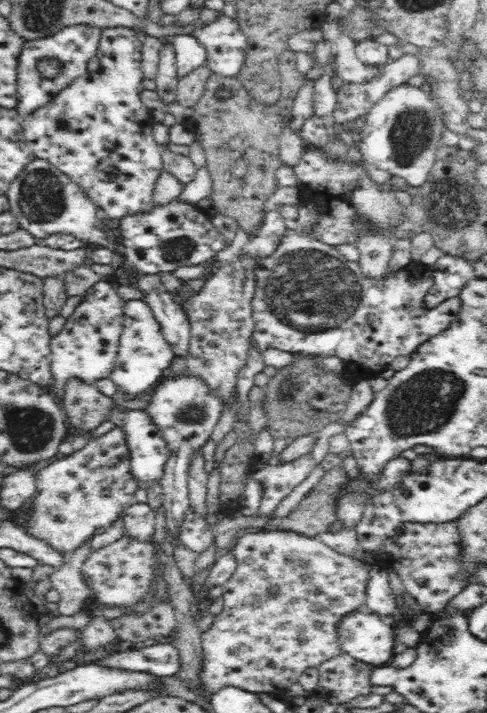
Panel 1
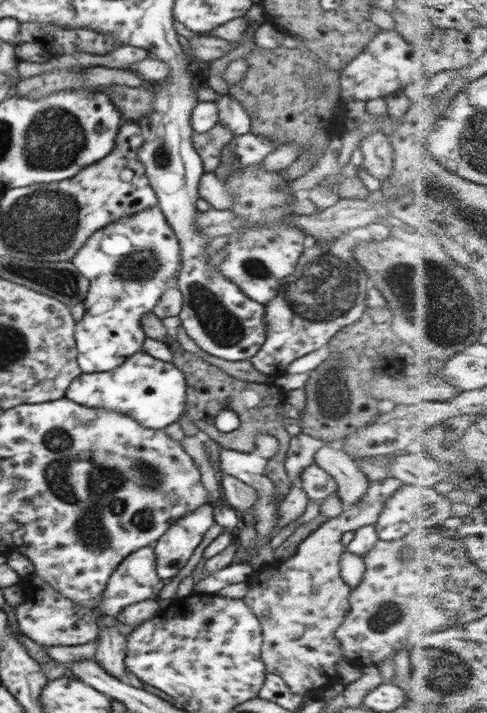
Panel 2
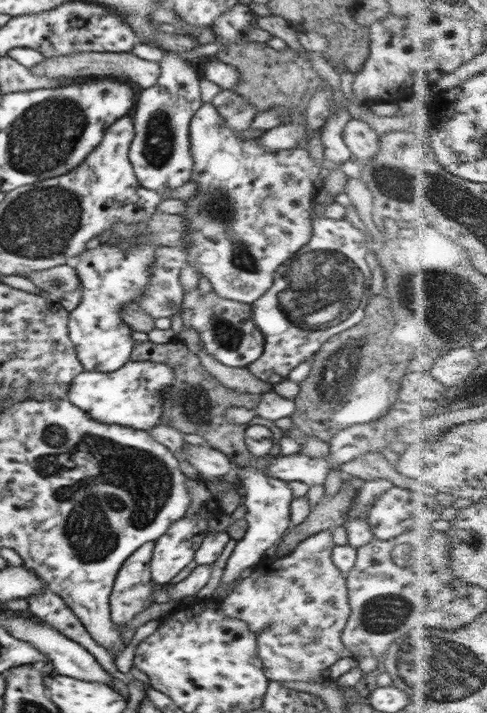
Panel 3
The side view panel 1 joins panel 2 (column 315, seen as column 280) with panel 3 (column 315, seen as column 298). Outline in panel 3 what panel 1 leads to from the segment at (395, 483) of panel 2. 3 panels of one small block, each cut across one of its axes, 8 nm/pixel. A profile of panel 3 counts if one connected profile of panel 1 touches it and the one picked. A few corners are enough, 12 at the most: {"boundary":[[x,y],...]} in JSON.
{"boundary":[[333,529],[219,601],[269,681],[317,682],[351,608]]}

